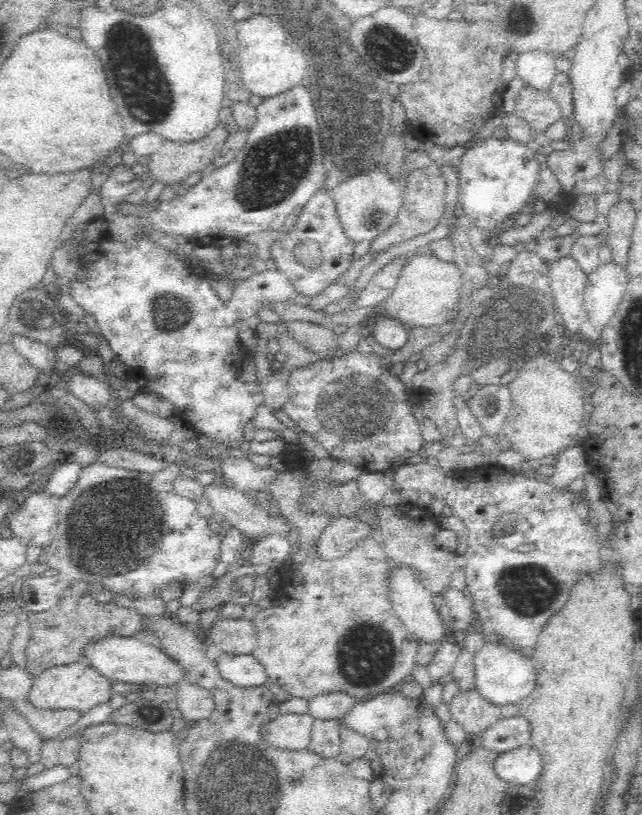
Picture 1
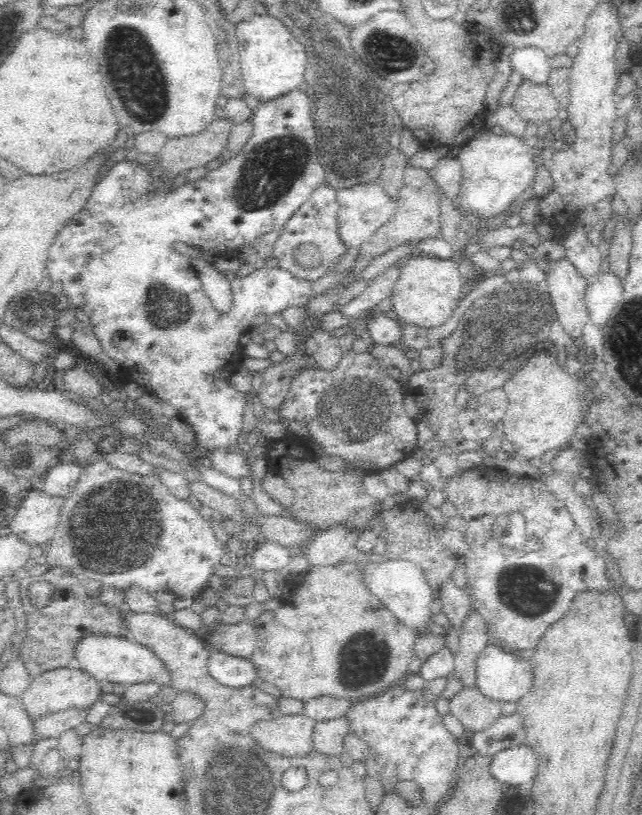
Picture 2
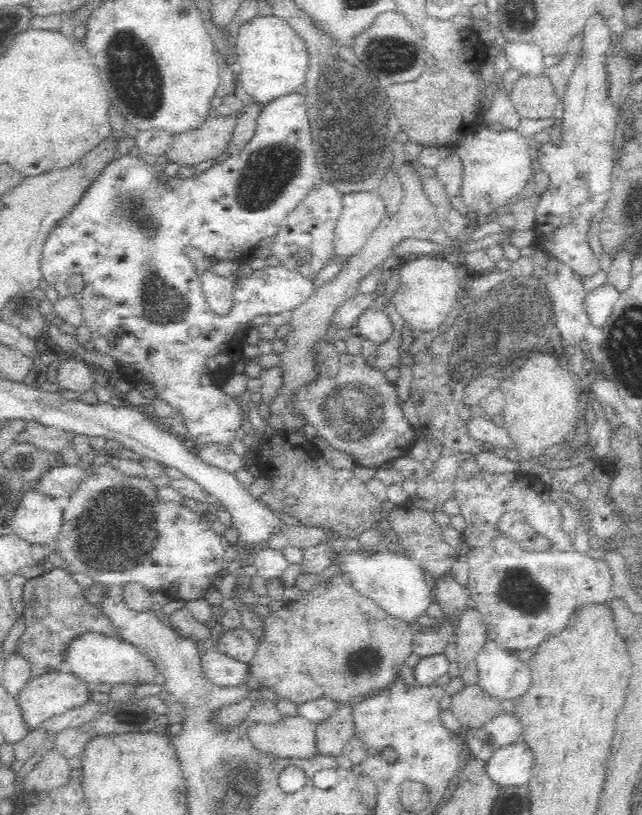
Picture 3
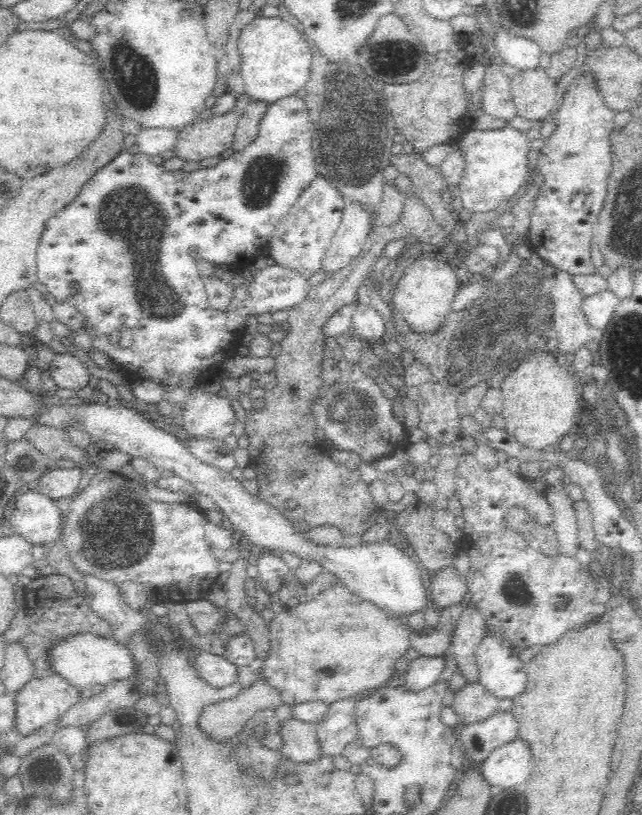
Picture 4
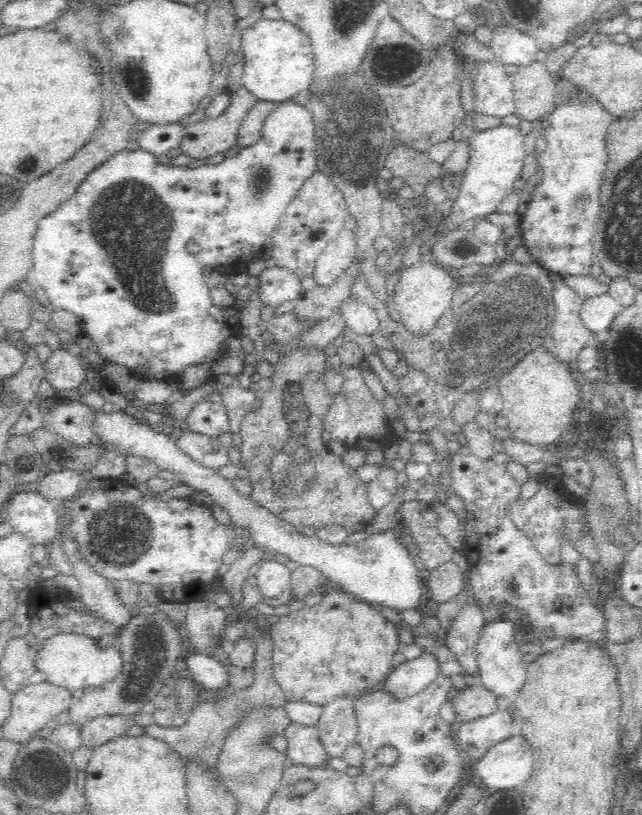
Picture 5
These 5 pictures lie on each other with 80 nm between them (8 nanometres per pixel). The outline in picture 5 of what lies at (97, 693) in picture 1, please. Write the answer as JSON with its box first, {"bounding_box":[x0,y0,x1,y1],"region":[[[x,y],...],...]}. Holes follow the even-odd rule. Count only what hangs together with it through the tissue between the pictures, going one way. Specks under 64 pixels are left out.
{"bounding_box":[3,678,76,742],"region":[[[48,678],[38,684],[26,684],[16,694],[13,694],[12,712],[9,721],[3,728],[4,738],[14,741],[26,742],[40,730],[44,725],[56,720],[58,714],[67,712],[74,704],[76,698],[72,695],[73,691],[61,684],[56,684]]]}

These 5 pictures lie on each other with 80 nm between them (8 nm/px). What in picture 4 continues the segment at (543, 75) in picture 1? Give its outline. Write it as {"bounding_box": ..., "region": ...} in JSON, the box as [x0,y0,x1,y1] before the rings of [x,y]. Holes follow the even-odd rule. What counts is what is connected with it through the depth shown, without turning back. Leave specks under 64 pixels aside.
{"bounding_box":[498,30,540,70],"region":[[[498,30],[498,40],[500,56],[514,68],[520,70],[538,70],[540,66],[540,48],[536,42],[526,40],[526,38],[514,38],[506,34],[504,30]]]}

